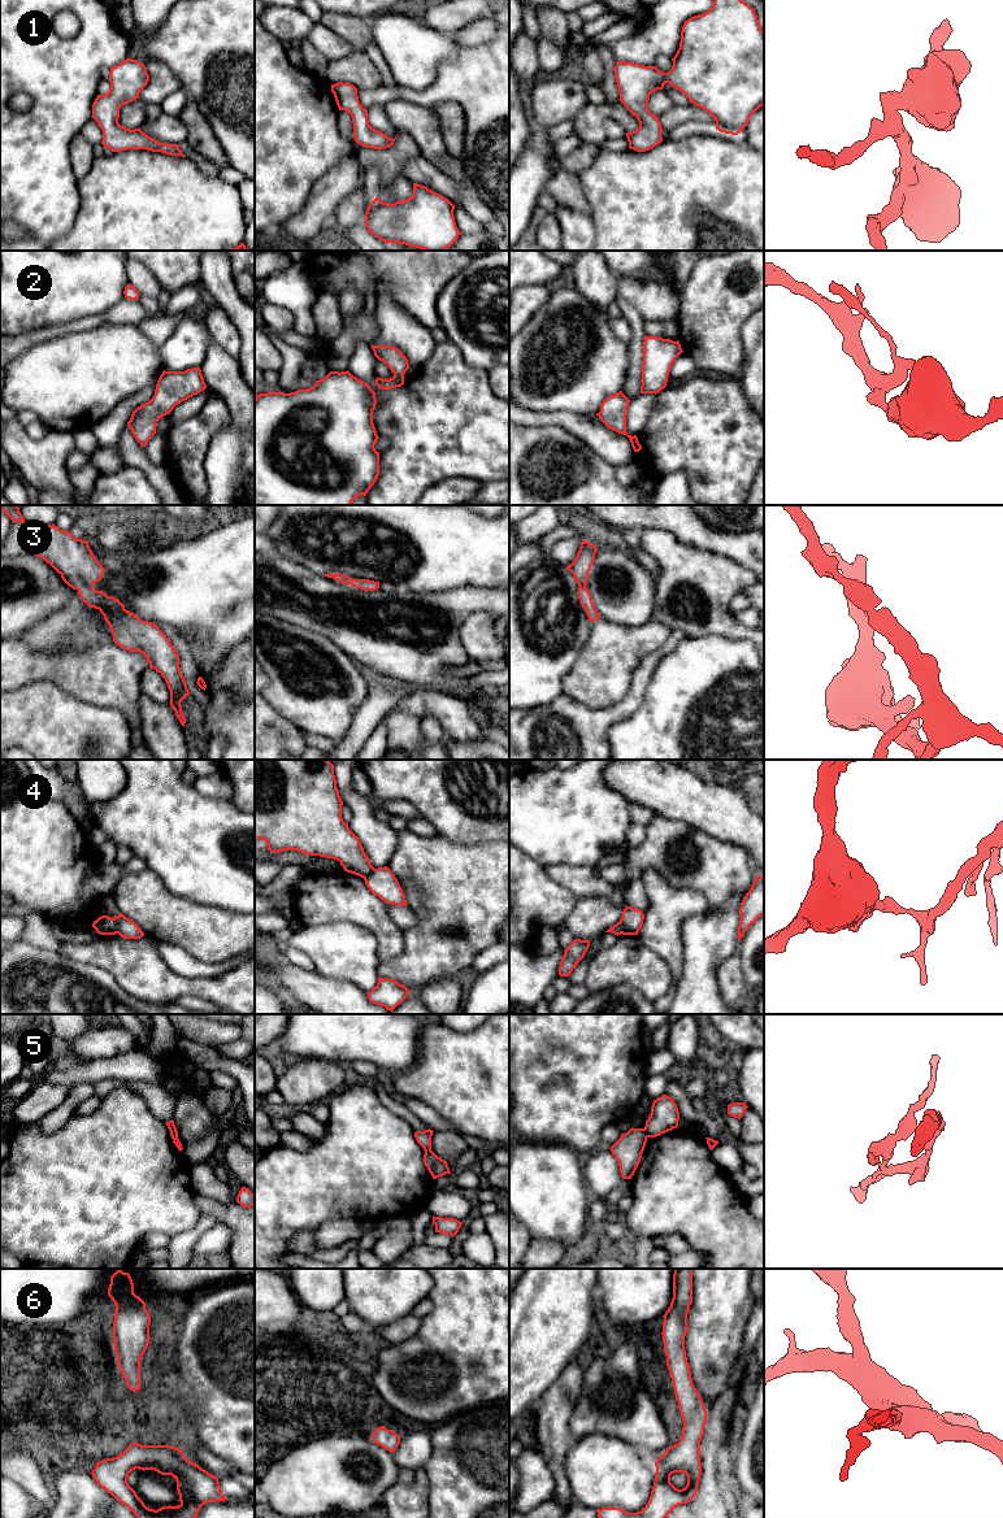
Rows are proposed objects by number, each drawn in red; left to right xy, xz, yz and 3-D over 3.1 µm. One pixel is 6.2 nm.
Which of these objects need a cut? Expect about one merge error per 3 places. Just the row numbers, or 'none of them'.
4, 5

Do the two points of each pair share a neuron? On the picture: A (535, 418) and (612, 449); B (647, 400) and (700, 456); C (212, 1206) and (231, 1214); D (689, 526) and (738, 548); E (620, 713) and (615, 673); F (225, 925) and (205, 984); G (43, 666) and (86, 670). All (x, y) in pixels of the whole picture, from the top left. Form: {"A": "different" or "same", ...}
{"A": "same", "B": "different", "C": "same", "D": "same", "E": "different", "F": "different", "G": "same"}

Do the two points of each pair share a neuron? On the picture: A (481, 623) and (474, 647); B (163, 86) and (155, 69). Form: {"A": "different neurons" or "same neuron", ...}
{"A": "same neuron", "B": "same neuron"}

